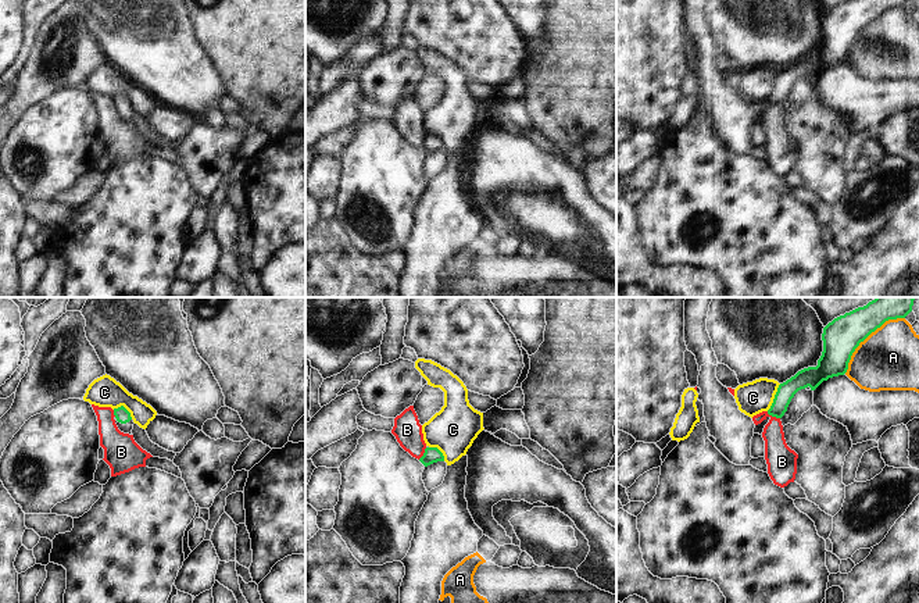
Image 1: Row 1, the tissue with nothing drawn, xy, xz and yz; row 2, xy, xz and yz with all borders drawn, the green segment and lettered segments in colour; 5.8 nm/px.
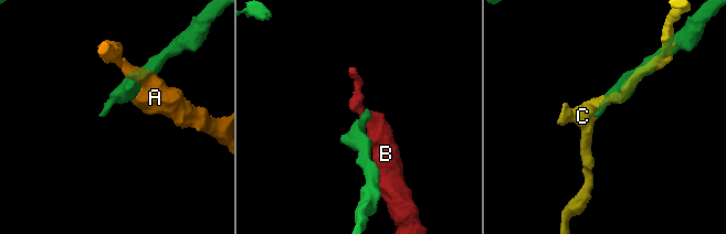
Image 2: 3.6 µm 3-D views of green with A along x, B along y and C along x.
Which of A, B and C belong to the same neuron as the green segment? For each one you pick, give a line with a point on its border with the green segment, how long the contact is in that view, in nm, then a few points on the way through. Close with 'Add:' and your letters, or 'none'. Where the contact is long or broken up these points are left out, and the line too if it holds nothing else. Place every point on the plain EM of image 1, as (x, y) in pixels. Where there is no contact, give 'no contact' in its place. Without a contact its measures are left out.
Add: none

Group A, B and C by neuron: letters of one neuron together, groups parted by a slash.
A / B / C

